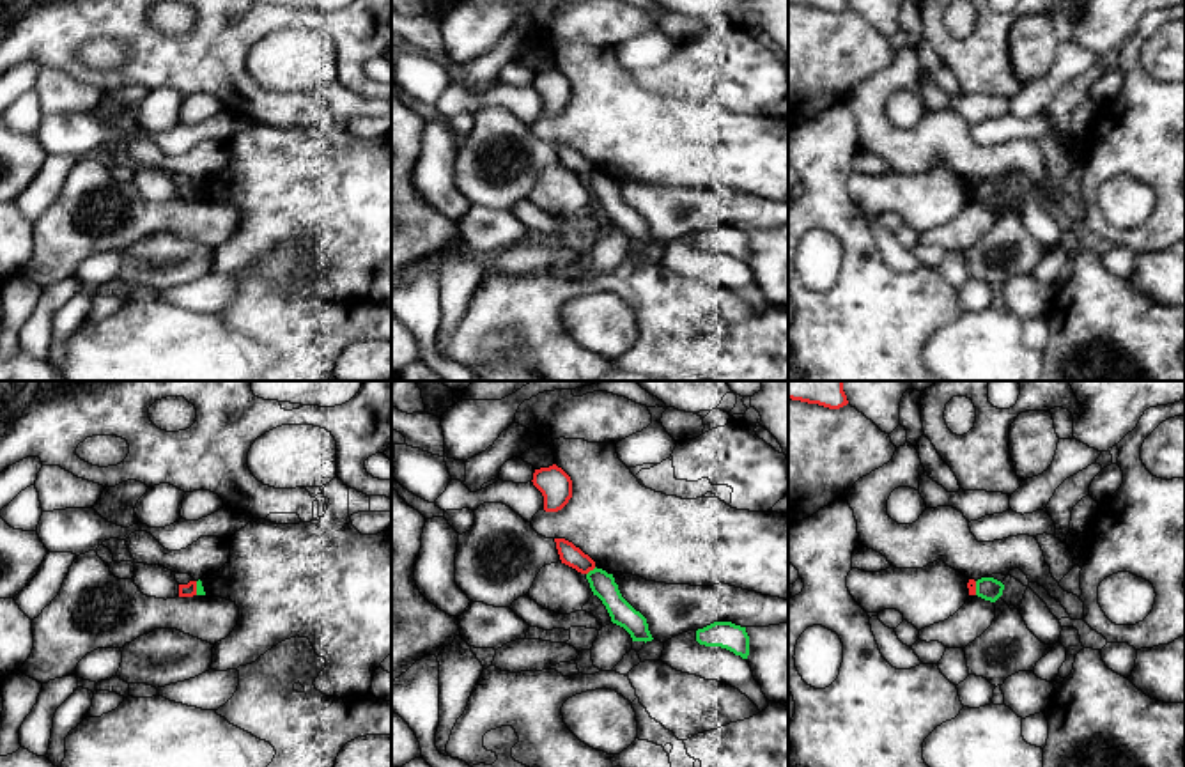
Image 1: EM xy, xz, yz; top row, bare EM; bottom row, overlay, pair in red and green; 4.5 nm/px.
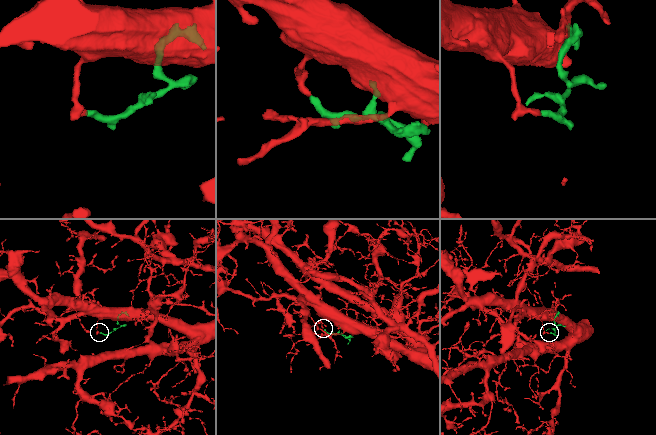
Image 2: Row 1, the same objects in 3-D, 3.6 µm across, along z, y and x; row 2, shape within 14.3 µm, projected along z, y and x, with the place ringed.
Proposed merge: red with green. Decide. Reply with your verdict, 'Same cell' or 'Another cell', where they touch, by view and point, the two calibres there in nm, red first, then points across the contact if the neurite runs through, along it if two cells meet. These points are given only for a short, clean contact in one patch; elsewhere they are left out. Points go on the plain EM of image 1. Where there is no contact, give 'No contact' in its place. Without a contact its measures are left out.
Another cell. Touches red at xz (590, 172). Thickness 90 nm (red) against 120 nm. Boundary: xz (596, 170), (587, 178)

